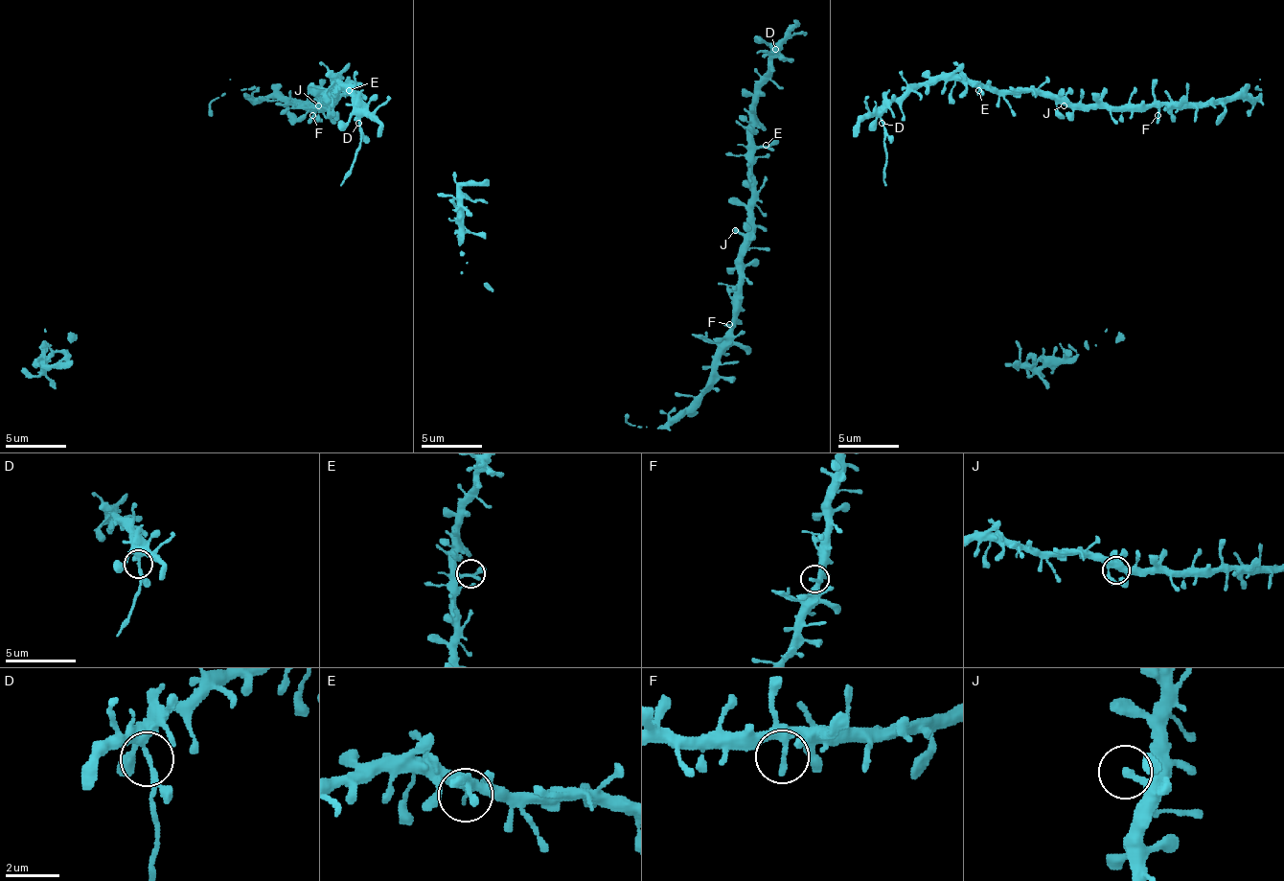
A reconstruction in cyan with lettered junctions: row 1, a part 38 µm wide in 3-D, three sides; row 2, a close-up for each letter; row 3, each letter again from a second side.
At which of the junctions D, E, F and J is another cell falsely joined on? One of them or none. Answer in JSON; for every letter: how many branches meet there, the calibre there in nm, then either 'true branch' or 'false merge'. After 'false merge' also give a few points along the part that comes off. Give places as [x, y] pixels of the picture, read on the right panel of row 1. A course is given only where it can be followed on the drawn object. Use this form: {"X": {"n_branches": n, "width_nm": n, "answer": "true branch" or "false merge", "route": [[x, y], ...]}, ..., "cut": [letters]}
{"D": {"n_branches": 2, "width_nm": 280, "answer": "false merge", "route": [[882, 124], [887, 185]]}, "E": {"n_branches": 2, "width_nm": 240, "answer": "true branch"}, "F": {"n_branches": 2, "width_nm": 200, "answer": "true branch"}, "J": {"n_branches": 1, "width_nm": 260, "answer": "true branch"}, "cut": ["D"]}

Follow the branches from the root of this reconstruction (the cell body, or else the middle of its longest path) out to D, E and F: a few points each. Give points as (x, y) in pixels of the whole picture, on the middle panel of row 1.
D: (675, 418), (707, 382), (717, 342), (732, 324), (750, 203), (750, 130), (759, 79), (774, 48)
E: (675, 418), (707, 382), (717, 342), (732, 324), (738, 248), (753, 199), (753, 154), (766, 145)
F: (675, 418), (707, 382), (711, 358), (717, 352), (717, 342), (732, 327), (729, 324)

